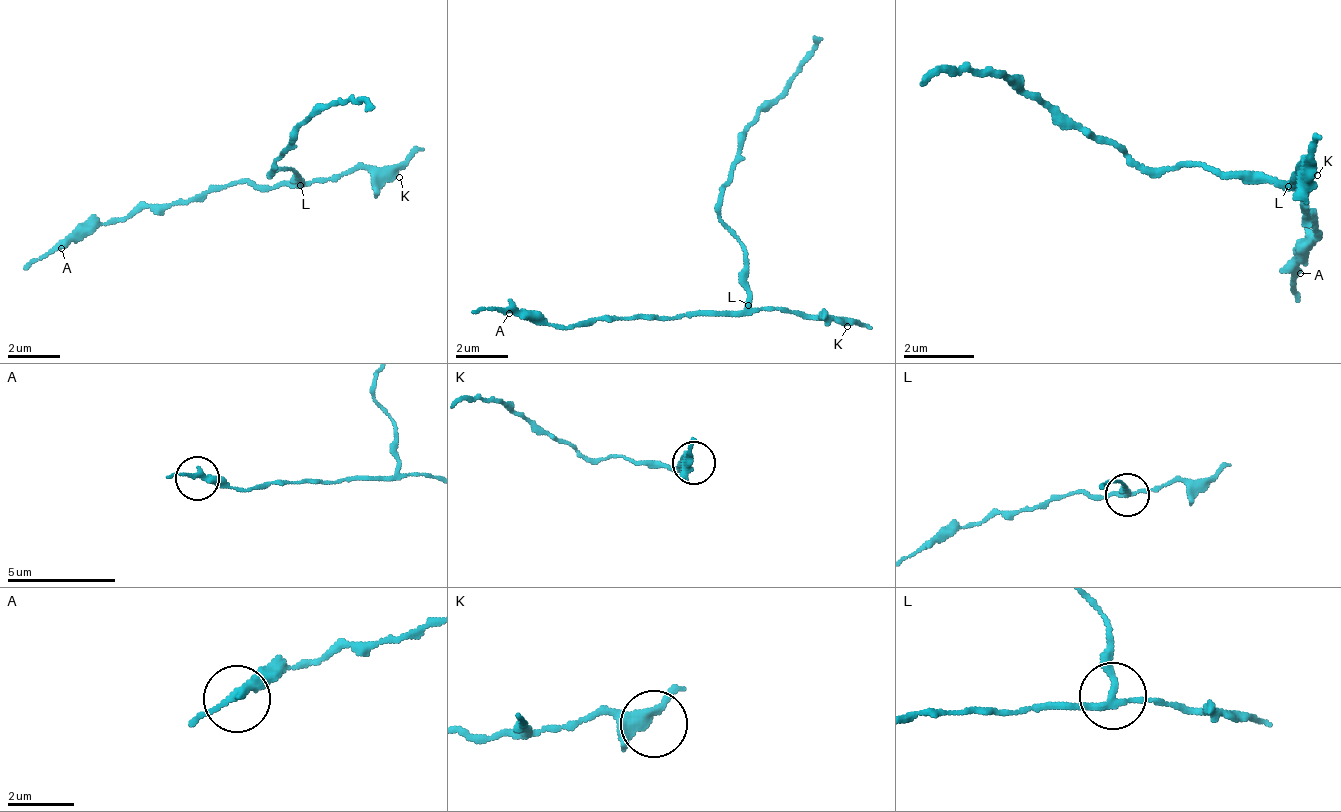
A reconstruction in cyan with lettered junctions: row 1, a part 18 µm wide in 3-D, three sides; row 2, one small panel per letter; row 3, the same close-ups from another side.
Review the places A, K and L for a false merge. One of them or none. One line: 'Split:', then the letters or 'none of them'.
Split: L

